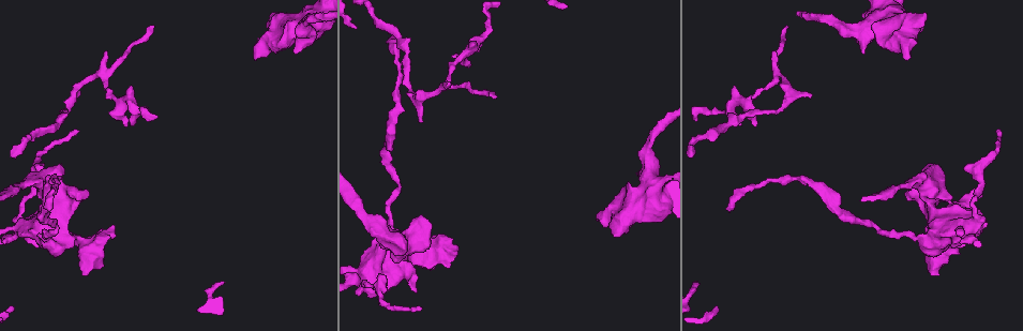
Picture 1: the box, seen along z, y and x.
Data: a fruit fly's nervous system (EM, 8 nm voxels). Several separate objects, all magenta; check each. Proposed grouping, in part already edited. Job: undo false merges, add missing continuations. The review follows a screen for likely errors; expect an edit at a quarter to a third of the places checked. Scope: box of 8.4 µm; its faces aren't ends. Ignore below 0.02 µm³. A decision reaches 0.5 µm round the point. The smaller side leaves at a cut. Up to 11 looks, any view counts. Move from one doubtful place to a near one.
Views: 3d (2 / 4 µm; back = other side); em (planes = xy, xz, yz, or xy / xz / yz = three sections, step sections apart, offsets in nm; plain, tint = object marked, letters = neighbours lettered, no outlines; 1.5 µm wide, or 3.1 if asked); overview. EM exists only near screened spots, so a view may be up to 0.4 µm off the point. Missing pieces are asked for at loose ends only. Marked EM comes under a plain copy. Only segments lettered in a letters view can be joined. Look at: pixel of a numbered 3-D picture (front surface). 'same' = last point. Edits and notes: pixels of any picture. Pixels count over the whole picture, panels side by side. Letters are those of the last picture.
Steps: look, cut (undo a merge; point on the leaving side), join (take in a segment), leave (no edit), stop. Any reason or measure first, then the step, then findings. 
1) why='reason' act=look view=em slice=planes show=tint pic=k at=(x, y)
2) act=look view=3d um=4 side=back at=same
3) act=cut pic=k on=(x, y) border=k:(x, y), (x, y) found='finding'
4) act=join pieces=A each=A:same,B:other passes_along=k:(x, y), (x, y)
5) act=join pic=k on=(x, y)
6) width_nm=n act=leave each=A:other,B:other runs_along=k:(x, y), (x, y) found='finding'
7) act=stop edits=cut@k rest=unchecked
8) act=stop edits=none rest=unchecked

why='stops while still wide' act=look view=3d um=2 pic=1 at=(615, 233)

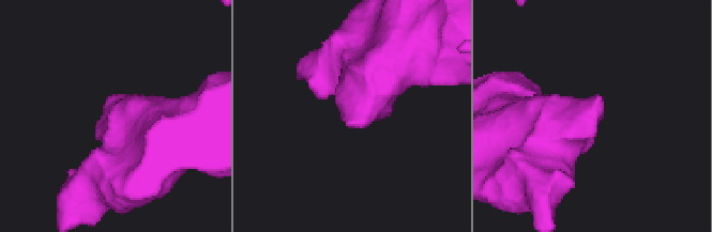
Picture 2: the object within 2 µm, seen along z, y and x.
why='now the EM' act=look view=em slice=planes show=letters pic=2 at=(117, 95)

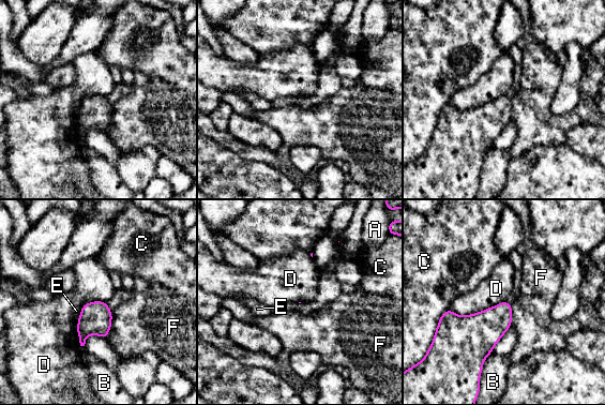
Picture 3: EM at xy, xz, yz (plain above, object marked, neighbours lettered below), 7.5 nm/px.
act=leave each=A:other,B:other,C:other,D:other,E:other,F:other border=3:(505, 299), (465, 315), (449, 310) found='no lettered segment goes on from it'

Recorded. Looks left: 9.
why='branch stops here' act=look view=3d um=4 pic=1 at=(862, 54)

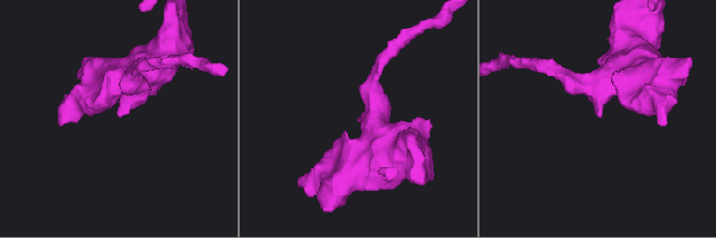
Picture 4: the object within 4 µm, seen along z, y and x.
why='shape alone is not enough' act=look view=em slice=xz step=4 show=tint pic=4 at=(121, 115)

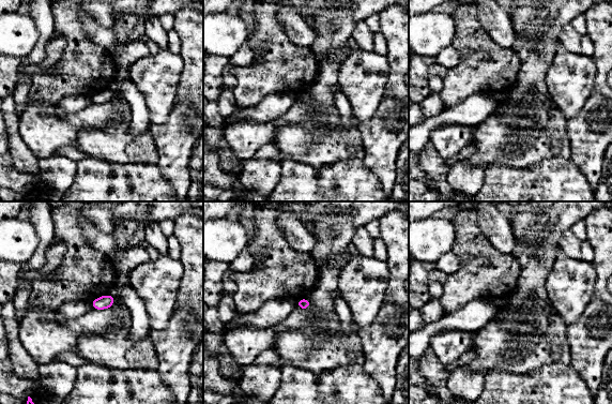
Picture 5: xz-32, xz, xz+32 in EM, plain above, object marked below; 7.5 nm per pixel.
act=look view=em slice=planes show=letters at=same

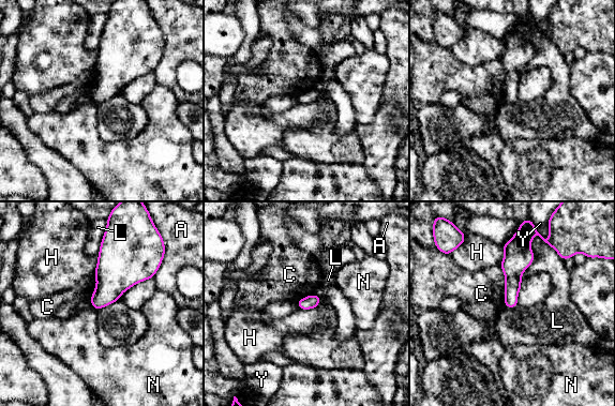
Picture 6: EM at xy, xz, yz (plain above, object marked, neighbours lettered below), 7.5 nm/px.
act=leave each=A:other,C:other,H:other,L:other,N:other,Y:other border=6:(538, 235), (521, 280) found='none of them fits'

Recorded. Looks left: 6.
why='an open end' act=look view=3d um=4 pic=1 at=(82, 274)

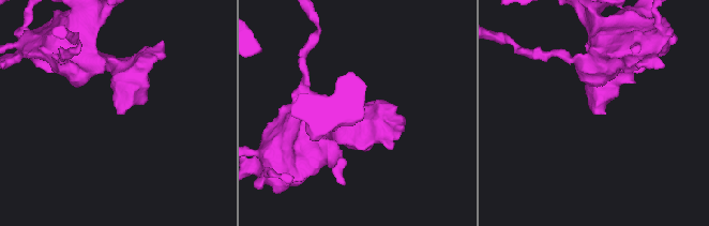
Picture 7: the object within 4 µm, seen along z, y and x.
act=look view=em slice=planes show=letters pic=7 at=(597, 114)

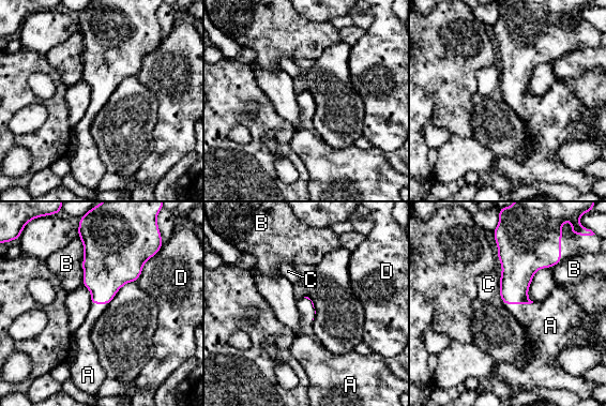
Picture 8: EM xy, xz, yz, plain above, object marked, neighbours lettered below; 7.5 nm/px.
longest_contact=B:360nm act=join pieces=A each=A:same,B:other,C:other,D:other found='it goes on there'

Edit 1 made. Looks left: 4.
why='redraw' act=look view=overview

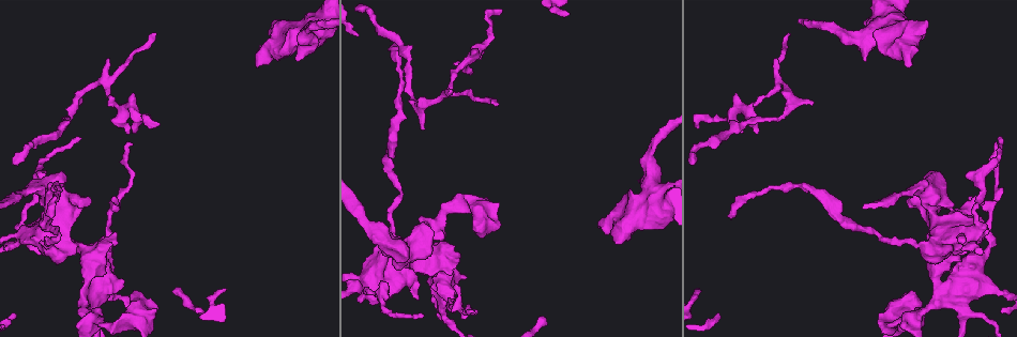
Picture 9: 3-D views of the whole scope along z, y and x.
why='branch stops here' act=look view=em slice=planes show=letters pic=9 at=(496, 102)

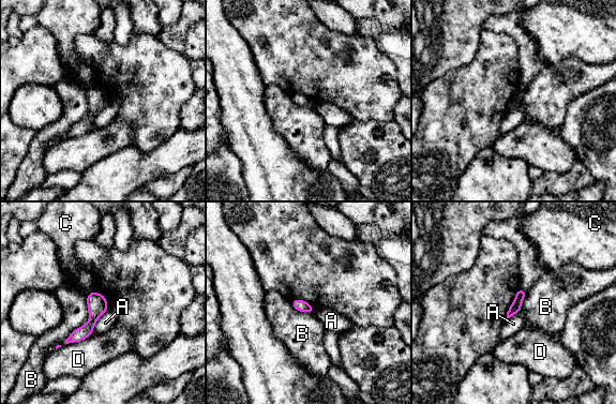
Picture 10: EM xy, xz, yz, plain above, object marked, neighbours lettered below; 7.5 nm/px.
longest_contact=B:420nm act=leave each=A:other,B:other,C:other,D:other runs_along=10:(101, 297), (92, 322), (70, 340) found='no lettered segment goes on from it'

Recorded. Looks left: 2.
act=stop edits=join@8 rest=unchecked

